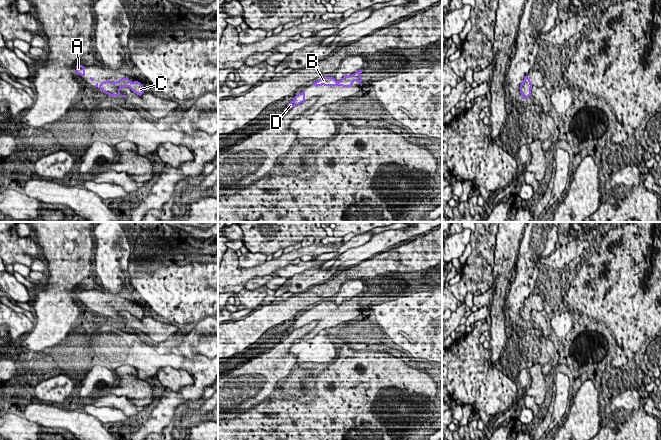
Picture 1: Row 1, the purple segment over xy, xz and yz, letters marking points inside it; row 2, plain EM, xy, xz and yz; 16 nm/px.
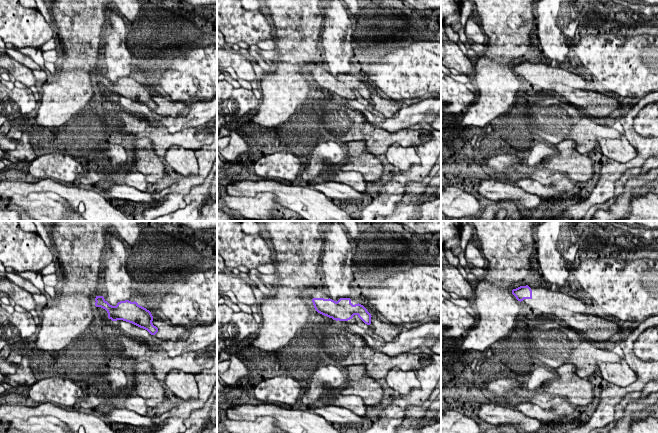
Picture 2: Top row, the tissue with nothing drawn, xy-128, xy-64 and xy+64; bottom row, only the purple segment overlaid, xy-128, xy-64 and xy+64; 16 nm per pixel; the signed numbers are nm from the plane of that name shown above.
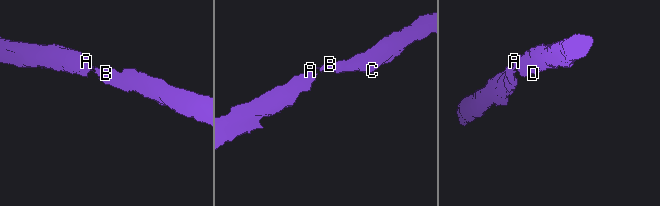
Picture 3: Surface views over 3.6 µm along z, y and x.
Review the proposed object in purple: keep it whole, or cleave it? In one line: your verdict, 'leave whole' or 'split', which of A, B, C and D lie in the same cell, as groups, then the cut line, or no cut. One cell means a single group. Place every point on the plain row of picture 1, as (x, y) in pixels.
leave whole; groups A B C D; cut none

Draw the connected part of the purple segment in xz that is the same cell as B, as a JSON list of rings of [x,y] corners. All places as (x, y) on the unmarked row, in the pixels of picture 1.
[[[359,294],[356,297],[347,300],[345,299],[339,306],[337,306],[333,301],[322,301],[318,305],[314,306],[312,309],[317,311],[321,309],[325,310],[342,310],[342,311],[353,311],[352,306],[358,305],[361,308],[361,305],[363,304],[360,298],[363,296],[363,294]]]

